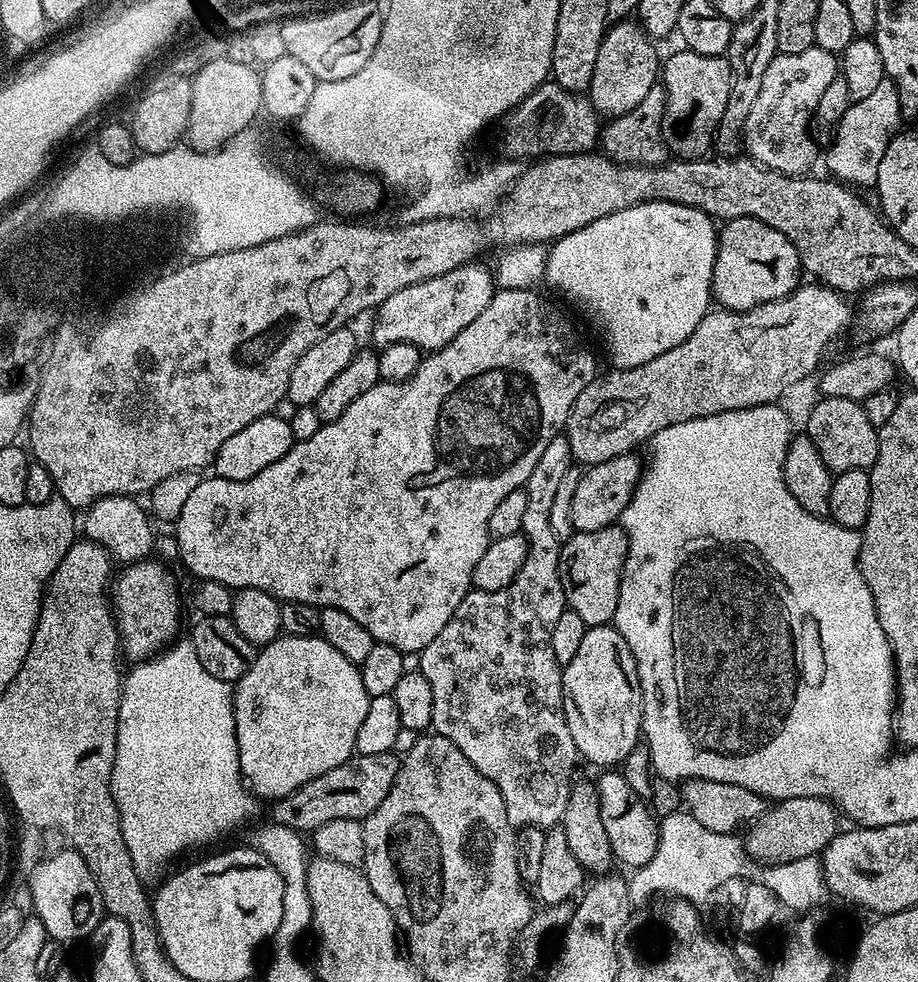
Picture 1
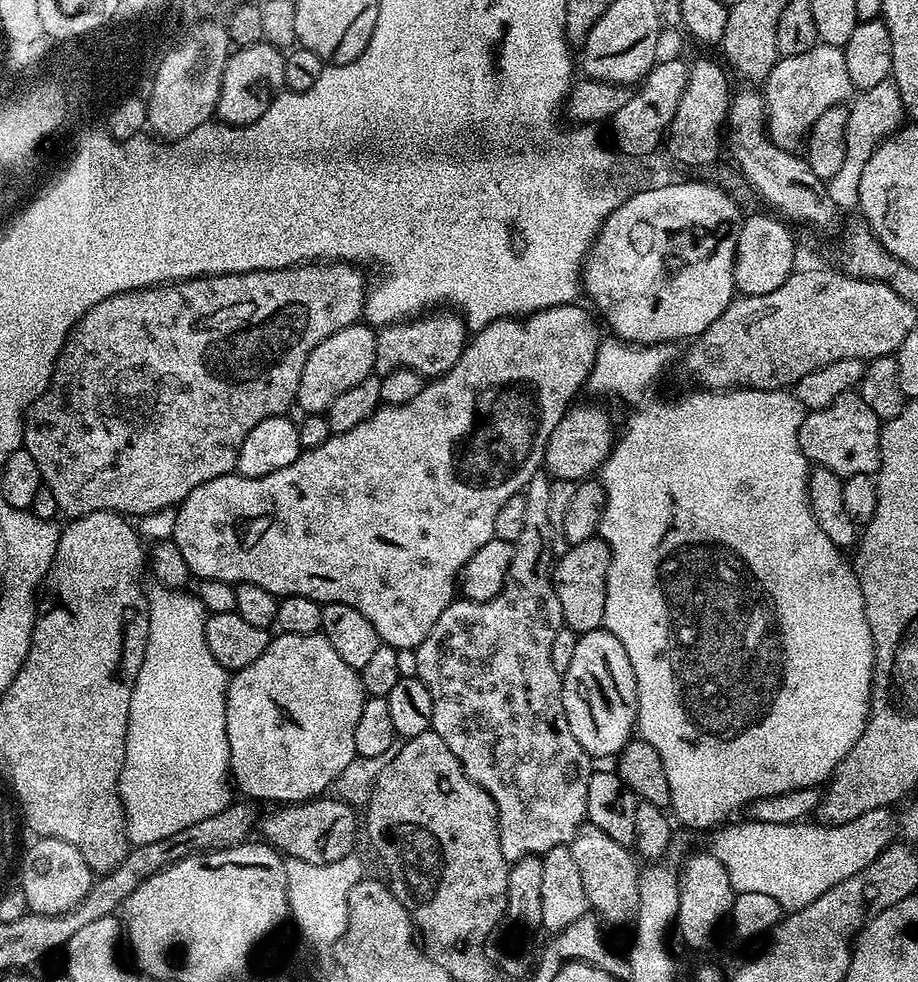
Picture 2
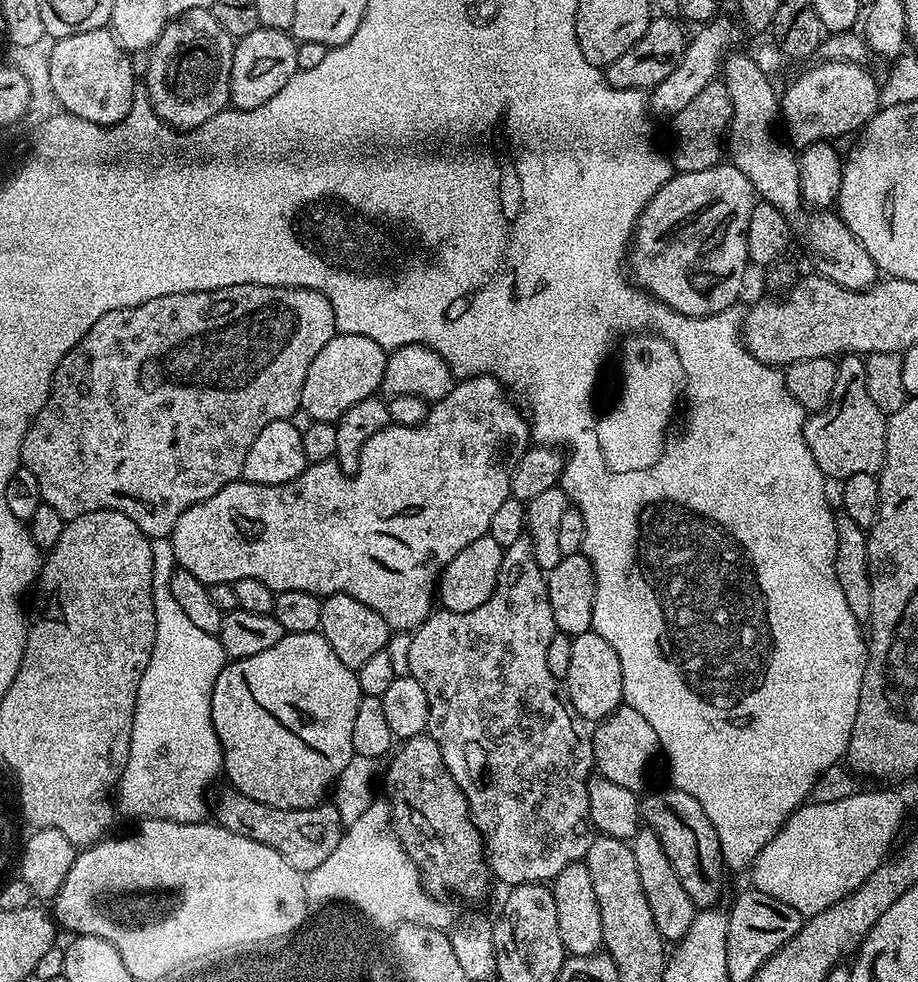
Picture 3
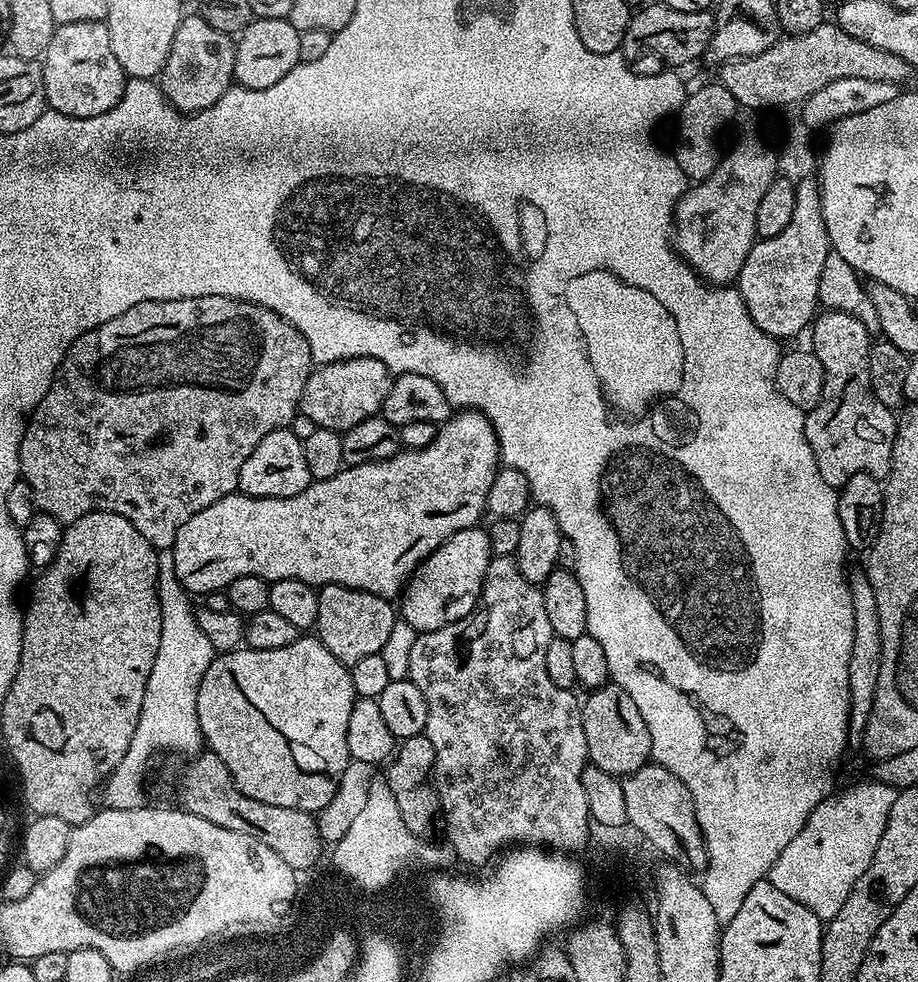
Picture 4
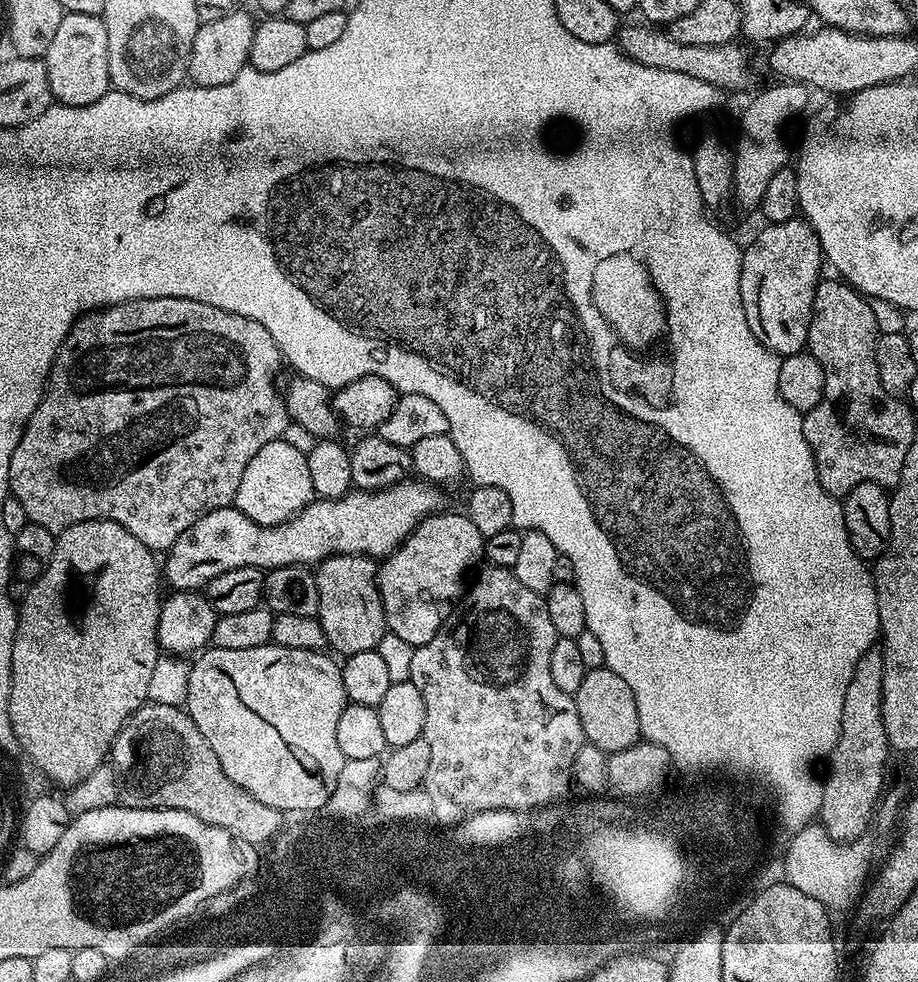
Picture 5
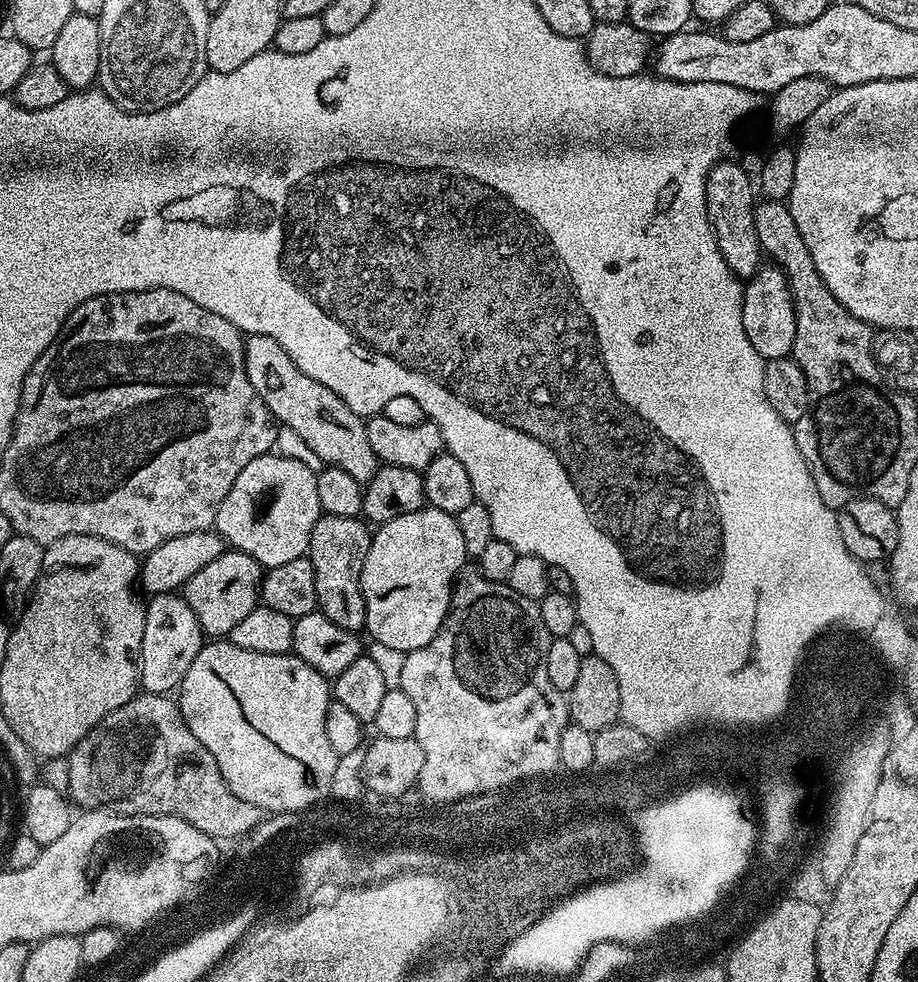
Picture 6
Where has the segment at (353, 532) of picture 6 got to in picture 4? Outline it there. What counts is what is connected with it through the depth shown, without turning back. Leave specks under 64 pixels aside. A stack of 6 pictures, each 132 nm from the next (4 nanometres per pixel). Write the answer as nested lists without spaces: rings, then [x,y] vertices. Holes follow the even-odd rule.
[[[325,584],[318,591],[318,618],[314,632],[338,662],[351,666],[370,654],[381,654],[397,619],[397,609],[389,597],[341,584]]]

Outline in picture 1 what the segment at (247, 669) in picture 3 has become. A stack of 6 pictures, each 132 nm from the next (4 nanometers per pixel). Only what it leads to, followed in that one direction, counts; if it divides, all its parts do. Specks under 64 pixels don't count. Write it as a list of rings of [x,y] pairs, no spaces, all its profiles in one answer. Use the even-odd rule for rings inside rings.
[[[319,634],[314,636],[286,636],[279,635],[269,644],[263,645],[257,651],[254,658],[254,666],[246,670],[242,679],[235,681],[232,704],[235,706],[234,722],[236,723],[236,737],[238,738],[238,762],[240,763],[240,775],[244,778],[244,783],[250,789],[253,797],[261,801],[275,802],[281,800],[283,796],[290,795],[298,786],[306,786],[314,778],[326,774],[326,770],[334,770],[334,766],[342,766],[356,752],[356,739],[358,729],[362,727],[363,720],[366,719],[369,696],[366,694],[366,686],[362,686],[362,674],[359,667],[350,662],[350,658],[338,654],[330,642],[326,642]]]

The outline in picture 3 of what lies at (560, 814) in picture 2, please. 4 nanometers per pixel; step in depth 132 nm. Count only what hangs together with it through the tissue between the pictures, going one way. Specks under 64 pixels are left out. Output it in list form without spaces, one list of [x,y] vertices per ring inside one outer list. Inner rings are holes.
[[[522,535],[518,538],[518,542],[514,542],[514,546],[504,550],[502,566],[498,570],[498,582],[494,586],[490,598],[486,598],[486,602],[482,602],[482,606],[478,606],[478,610],[469,612],[433,611],[428,619],[411,633],[408,675],[416,679],[418,686],[422,686],[422,690],[426,690],[428,695],[430,714],[428,715],[427,735],[432,736],[434,742],[438,742],[438,746],[442,750],[442,758],[446,762],[454,782],[458,782],[458,786],[464,791],[464,797],[468,799],[468,808],[472,811],[474,826],[480,831],[480,836],[484,840],[488,871],[495,879],[497,876],[504,886],[551,882],[566,866],[583,861],[584,855],[593,842],[591,835],[584,836],[590,832],[588,777],[594,772],[592,741],[572,725],[574,716],[562,695],[561,685],[554,678],[554,674],[550,674],[550,666],[546,666],[546,649],[550,647],[550,638],[554,638],[556,631],[554,610],[550,610],[545,569],[540,568],[534,558],[532,541],[528,539],[527,535]]]

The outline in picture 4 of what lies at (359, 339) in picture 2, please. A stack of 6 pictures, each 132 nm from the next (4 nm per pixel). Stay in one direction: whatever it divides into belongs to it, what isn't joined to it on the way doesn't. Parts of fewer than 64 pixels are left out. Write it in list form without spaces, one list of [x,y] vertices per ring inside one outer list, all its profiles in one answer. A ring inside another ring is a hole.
[[[350,358],[333,364],[321,364],[308,375],[302,390],[299,413],[316,423],[317,428],[329,428],[341,434],[349,432],[358,422],[377,415],[386,402],[393,373],[378,358]]]

